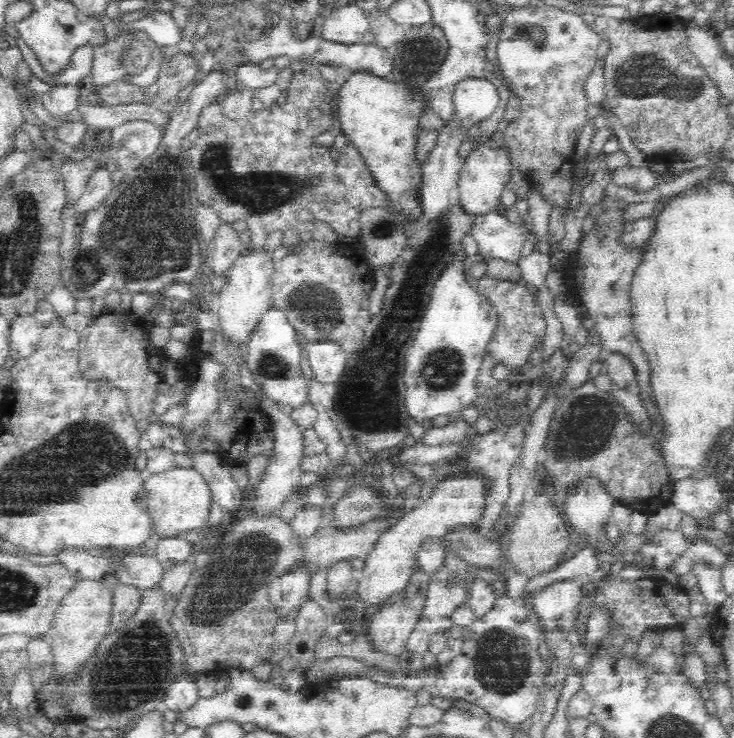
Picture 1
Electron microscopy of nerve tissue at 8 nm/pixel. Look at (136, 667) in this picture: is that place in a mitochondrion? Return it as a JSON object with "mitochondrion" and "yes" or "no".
{"mitochondrion":"yes"}

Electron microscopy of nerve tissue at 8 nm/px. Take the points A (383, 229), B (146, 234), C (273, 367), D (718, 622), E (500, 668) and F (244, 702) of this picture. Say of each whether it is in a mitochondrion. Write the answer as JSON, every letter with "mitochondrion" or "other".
{"A":"mitochondrion","B":"mitochondrion","C":"mitochondrion","D":"other","E":"mitochondrion","F":"other"}

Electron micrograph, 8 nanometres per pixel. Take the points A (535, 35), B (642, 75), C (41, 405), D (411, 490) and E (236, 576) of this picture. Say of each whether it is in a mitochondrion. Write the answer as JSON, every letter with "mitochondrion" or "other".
{"A":"mitochondrion","B":"mitochondrion","C":"other","D":"other","E":"mitochondrion"}

